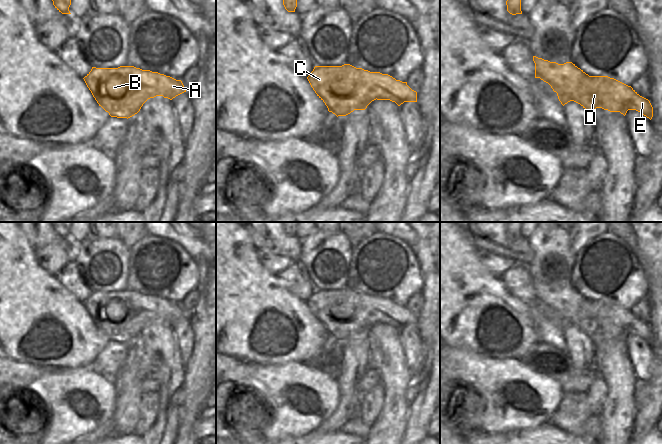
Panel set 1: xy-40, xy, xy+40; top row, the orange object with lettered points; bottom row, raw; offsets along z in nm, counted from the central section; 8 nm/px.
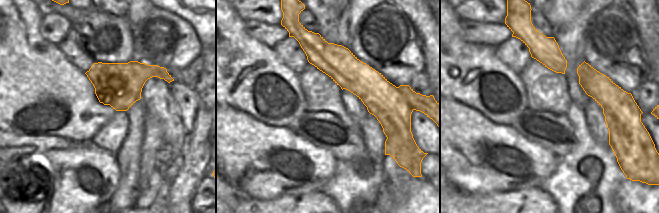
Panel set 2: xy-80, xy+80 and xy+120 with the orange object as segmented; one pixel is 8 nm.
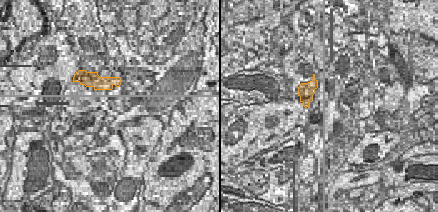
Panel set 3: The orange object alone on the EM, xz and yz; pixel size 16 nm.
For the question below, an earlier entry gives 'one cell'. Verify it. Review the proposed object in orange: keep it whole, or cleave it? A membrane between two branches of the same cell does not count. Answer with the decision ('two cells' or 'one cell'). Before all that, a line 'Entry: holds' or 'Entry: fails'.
Entry: fails
two cells

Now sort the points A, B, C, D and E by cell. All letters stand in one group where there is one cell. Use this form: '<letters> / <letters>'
A B C E / D

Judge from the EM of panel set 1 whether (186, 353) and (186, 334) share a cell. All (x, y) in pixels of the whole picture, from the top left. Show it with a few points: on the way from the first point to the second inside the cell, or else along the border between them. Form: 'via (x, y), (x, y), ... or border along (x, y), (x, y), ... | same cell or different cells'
via (186, 348), (186, 339) | same cell

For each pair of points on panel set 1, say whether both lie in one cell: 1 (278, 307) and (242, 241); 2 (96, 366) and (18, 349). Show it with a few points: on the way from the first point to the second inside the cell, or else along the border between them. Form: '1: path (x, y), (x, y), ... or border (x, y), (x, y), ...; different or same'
1: path (262, 291), (242, 271), (242, 257); same
2: border (105, 346), (101, 353), (87, 366); different

